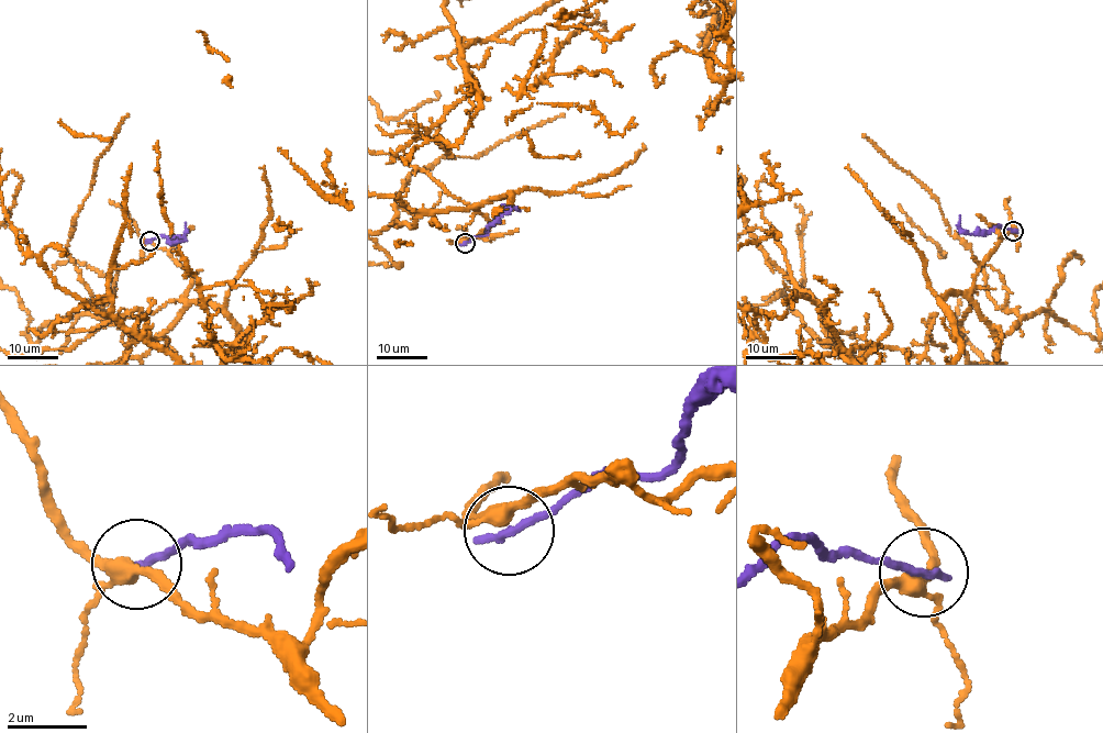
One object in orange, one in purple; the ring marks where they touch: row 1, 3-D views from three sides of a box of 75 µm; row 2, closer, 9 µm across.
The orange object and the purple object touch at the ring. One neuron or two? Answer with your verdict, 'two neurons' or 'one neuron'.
two neurons

